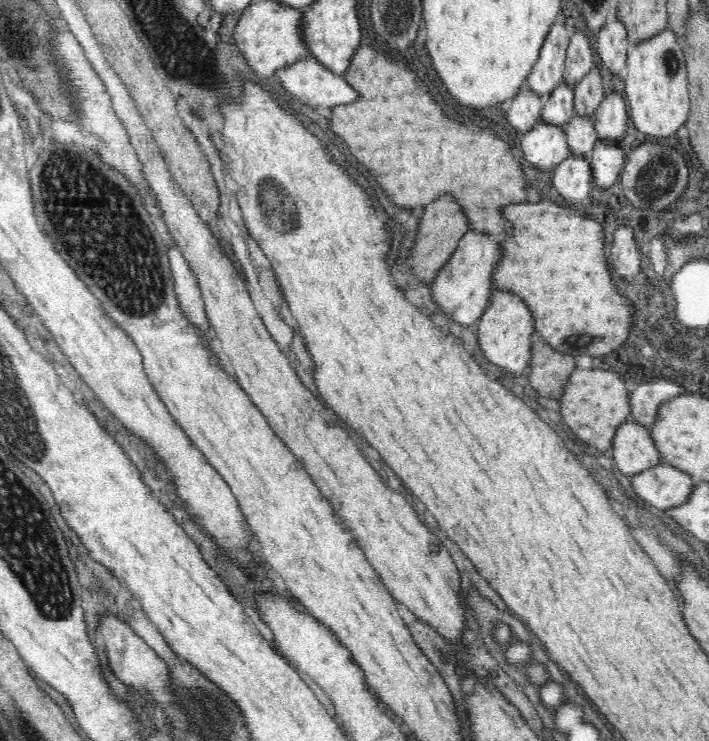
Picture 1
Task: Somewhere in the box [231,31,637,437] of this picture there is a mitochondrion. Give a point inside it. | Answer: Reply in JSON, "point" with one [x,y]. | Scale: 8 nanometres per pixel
{"point":[282,216]}

